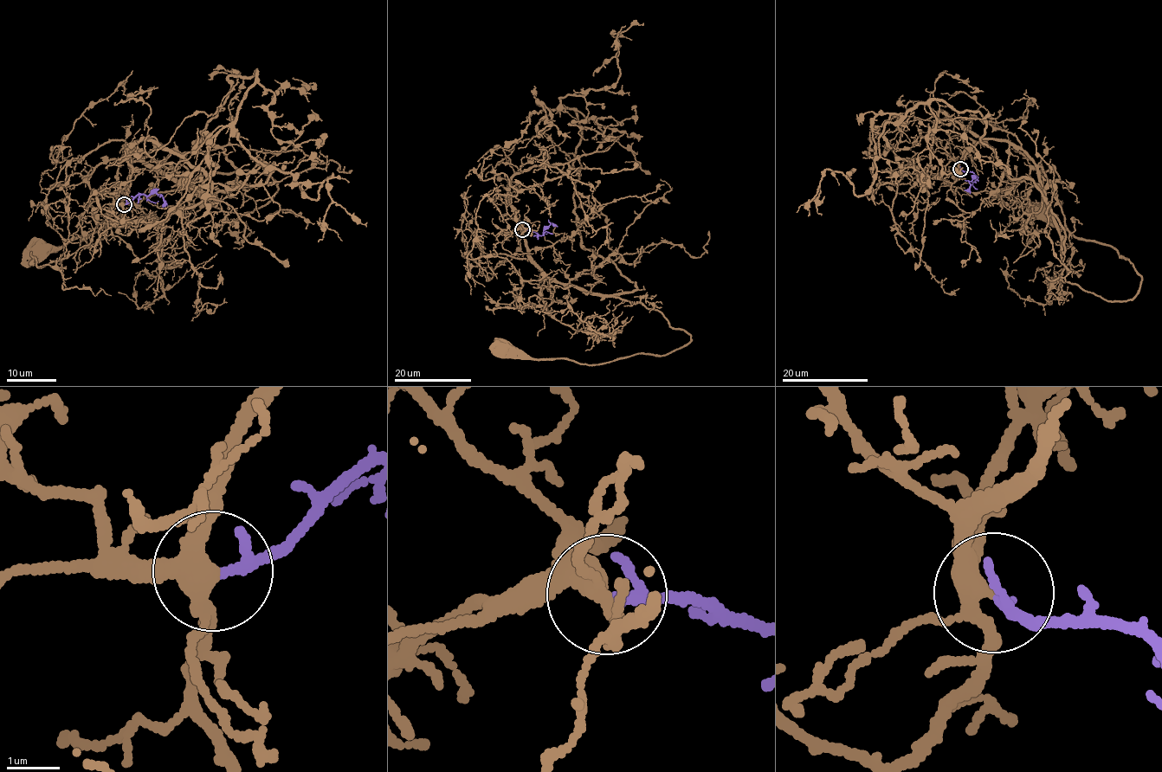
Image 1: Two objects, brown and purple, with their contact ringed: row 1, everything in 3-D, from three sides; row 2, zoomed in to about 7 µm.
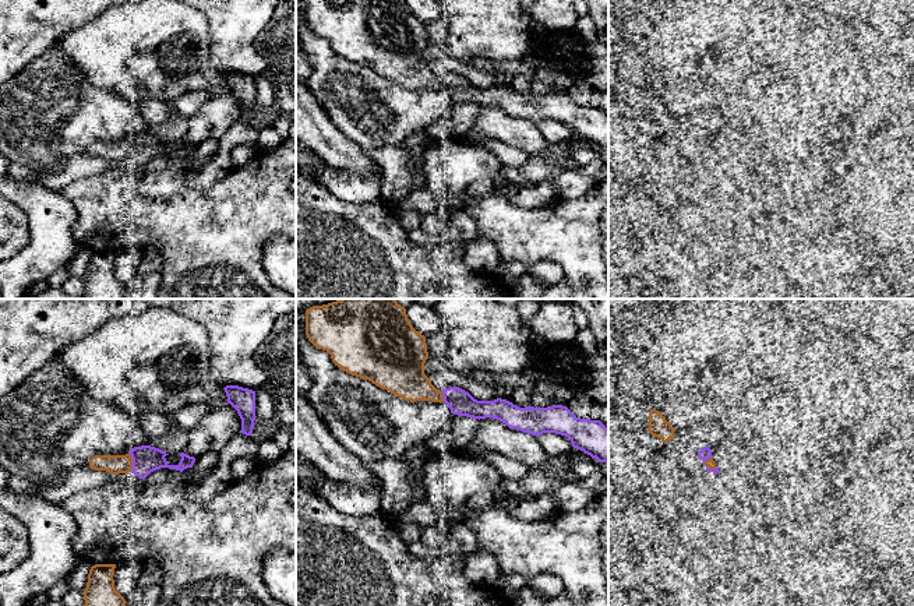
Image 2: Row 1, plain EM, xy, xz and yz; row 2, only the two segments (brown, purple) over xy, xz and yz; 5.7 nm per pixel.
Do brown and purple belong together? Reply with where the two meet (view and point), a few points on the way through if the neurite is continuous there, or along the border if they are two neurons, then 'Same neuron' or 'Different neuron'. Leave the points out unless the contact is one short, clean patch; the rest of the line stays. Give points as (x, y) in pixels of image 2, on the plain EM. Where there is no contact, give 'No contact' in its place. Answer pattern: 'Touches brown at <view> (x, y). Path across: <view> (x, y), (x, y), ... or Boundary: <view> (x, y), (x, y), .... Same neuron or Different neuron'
Touches brown at xy (131, 150). Same neuron

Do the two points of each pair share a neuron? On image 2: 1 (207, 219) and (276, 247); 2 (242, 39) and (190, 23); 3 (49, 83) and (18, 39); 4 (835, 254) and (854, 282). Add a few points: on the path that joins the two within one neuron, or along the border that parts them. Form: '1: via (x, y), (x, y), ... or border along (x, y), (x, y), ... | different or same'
1: border along (279, 233), (264, 246), (263, 268), (268, 275) | different
2: border along (203, 14), (208, 23), (210, 63) | different
3: border along (57, 41), (34, 57), (14, 77) | different
4: border along (847, 274), (842, 277) | different

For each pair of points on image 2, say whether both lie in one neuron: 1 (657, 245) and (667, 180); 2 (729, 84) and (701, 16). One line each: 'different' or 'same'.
1: different
2: same

